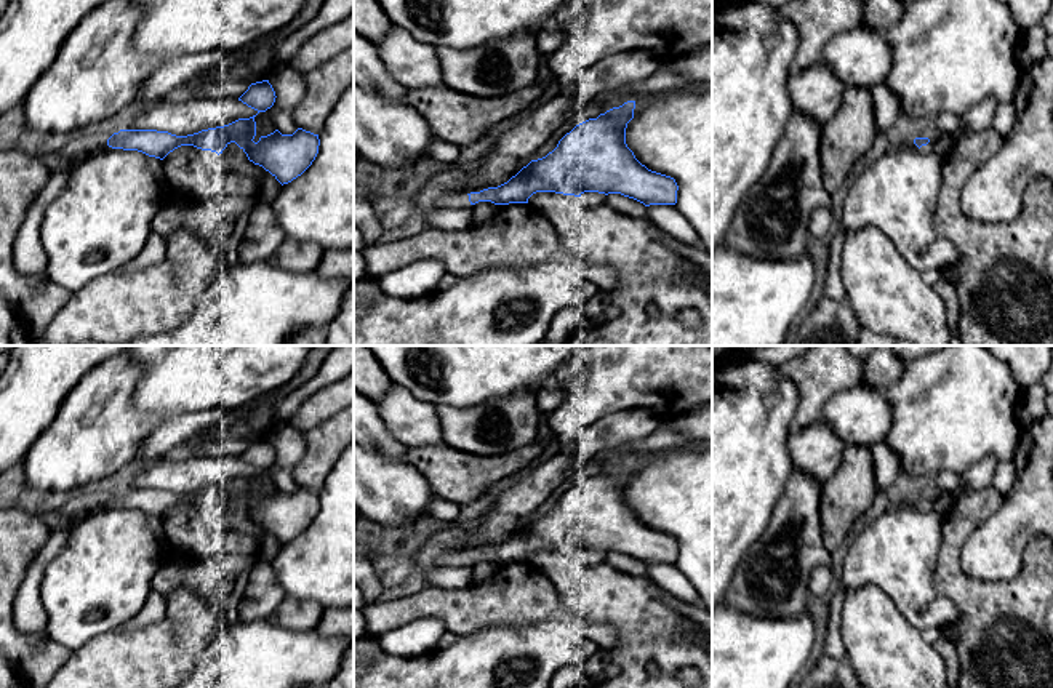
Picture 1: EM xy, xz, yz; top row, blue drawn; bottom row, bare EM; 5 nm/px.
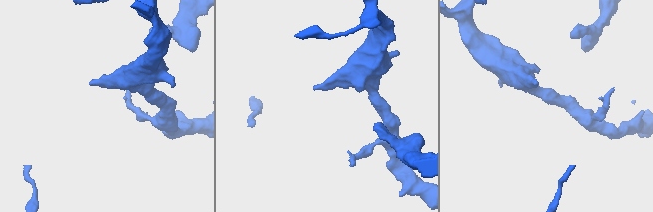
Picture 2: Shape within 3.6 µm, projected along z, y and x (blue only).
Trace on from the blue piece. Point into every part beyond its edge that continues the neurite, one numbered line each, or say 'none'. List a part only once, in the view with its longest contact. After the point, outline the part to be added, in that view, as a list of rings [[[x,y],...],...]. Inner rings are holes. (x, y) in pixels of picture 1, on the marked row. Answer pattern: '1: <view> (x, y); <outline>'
1: xz (452, 199); [[[454,187],[446,189],[446,192],[437,200],[437,208],[467,208],[470,206],[469,195]]]

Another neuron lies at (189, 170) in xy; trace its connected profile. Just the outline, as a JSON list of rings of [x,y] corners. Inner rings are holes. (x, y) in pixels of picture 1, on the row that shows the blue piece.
[[[181,146],[162,165],[168,184],[189,197],[258,197],[259,184],[254,178],[224,168],[216,158],[216,152]]]

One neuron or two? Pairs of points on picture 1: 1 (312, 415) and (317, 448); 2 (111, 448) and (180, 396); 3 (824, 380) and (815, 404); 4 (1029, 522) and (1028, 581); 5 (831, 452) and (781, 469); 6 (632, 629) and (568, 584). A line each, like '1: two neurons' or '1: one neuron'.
1: two neurons
2: two neurons
3: one neuron
4: two neurons
5: two neurons
6: one neuron

